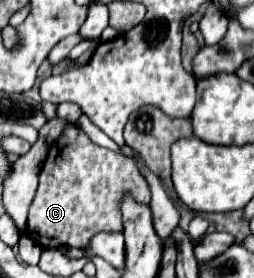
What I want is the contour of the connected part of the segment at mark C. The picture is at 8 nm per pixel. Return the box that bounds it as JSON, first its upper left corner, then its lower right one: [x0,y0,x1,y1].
[27,124,151,248]

